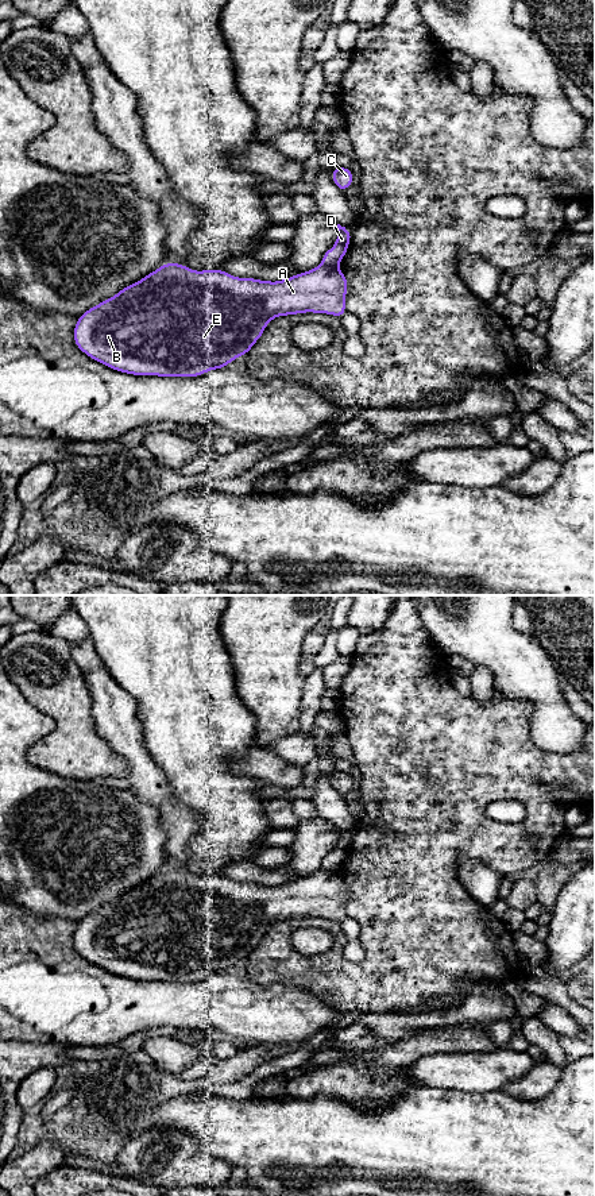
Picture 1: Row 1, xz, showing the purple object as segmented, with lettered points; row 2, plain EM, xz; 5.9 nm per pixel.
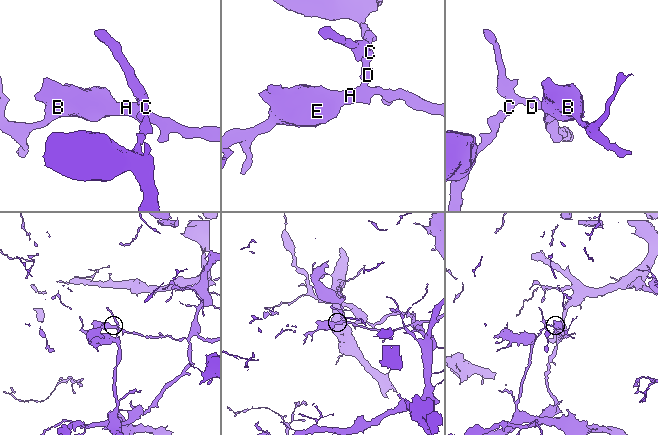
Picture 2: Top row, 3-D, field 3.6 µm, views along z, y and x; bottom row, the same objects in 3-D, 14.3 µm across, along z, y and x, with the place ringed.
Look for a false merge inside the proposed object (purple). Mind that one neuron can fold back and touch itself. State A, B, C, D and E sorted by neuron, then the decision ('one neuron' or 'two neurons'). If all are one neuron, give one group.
A B E / C D; two neurons

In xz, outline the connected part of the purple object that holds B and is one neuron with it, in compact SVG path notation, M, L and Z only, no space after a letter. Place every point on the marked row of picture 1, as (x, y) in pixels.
M166 262L152 273L147 274L140 281L123 288L116 296L101 301L98 305L85 310L76 323L73 337L78 350L86 354L90 359L100 362L101 364L131 375L158 375L162 378L170 377L201 377L206 371L224 369L227 364L233 362L240 355L247 355L252 346L263 335L266 325L278 316L289 316L298 313L327 313L341 317L347 313L345 310L345 296L348 292L348 281L343 271L337 266L320 265L309 271L295 274L283 281L260 281L256 278L237 278L225 273L224 270L210 269L196 271L182 263Z

